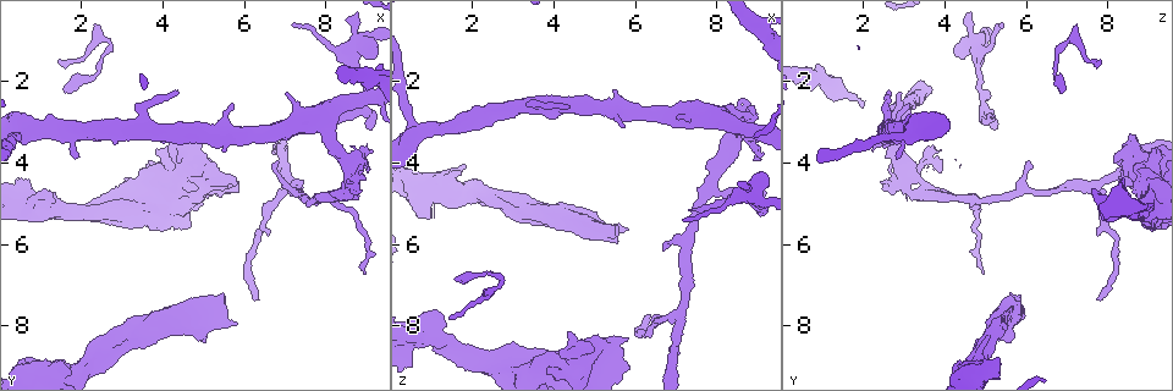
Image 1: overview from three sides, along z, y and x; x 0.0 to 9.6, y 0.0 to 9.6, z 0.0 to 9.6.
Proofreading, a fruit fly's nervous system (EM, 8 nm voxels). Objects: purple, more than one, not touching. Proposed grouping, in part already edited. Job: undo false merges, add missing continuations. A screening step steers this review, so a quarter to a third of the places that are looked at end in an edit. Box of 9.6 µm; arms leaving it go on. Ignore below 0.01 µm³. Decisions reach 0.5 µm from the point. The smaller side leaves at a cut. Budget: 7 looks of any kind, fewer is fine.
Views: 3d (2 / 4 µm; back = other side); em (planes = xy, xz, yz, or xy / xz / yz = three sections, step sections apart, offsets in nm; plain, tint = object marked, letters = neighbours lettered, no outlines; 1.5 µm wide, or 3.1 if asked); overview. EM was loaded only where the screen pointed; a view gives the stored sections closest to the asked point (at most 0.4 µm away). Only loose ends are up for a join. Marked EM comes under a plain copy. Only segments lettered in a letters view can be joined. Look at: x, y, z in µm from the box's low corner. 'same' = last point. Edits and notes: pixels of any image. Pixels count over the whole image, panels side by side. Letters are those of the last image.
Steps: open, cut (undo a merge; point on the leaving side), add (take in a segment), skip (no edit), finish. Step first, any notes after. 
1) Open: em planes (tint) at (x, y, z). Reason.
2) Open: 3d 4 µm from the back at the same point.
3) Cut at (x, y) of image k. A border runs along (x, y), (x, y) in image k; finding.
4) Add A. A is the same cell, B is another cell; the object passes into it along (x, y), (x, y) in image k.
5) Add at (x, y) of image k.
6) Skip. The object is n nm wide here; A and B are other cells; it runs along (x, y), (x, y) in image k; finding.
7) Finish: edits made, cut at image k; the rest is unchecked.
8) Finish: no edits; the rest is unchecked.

Open: em yz step 4 (tint) at (6.85, 4.00, 6.00). An open end.

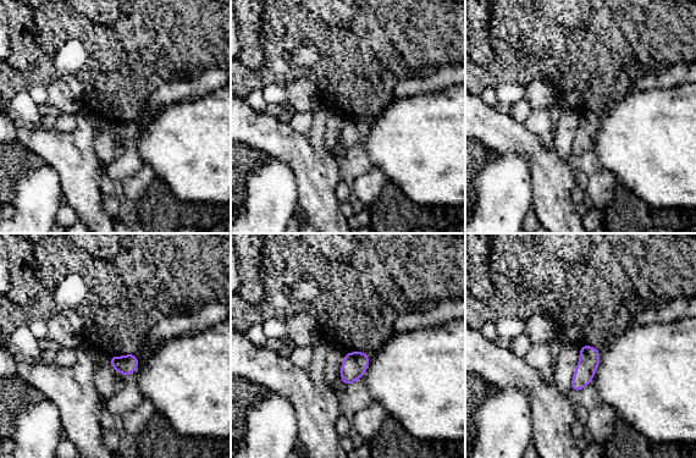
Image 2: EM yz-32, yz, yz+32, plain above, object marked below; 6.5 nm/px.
Open: em yz step 4 (letters) at the same point. See the neighbours.

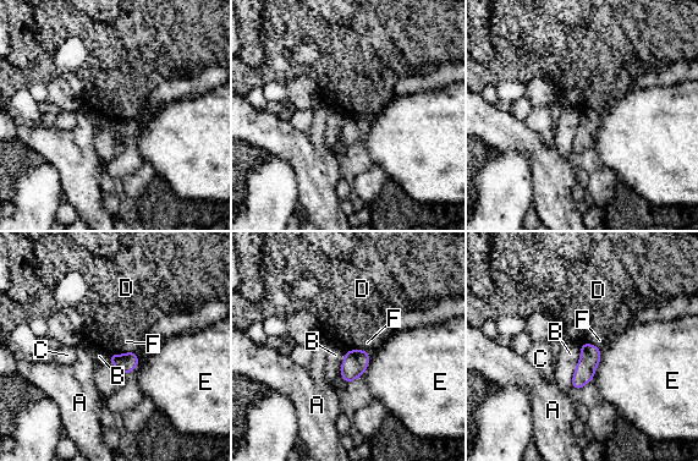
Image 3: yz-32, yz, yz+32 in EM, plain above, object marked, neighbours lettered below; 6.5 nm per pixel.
Skip. A, B, C, D, E and F are other cells; a border runs along (600, 349), (600, 361), (593, 378) in image 3; none of them fits.

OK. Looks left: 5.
Open: em planes (letters) at (7.15, 0.55, 5.45). Free end.

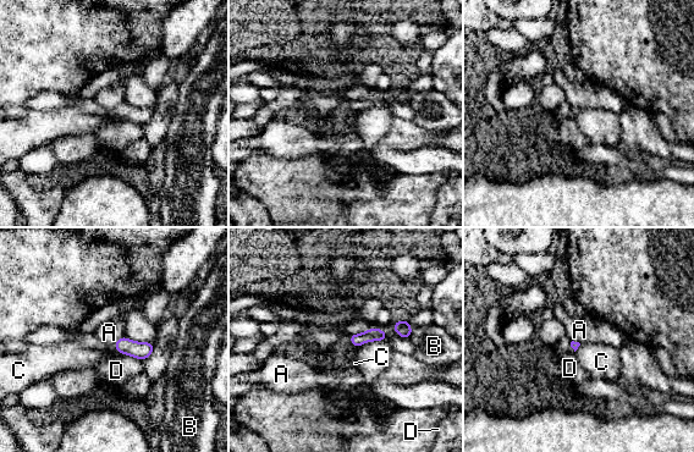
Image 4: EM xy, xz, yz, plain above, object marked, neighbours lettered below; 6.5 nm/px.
Skip. A, B, C and D are other cells; a border runs along (348, 335), (350, 341), (356, 346) in image 4; none of them fits.

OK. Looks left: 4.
Open: em planes (letters) at (1.55, 2.15, 6.85). Tapers out.

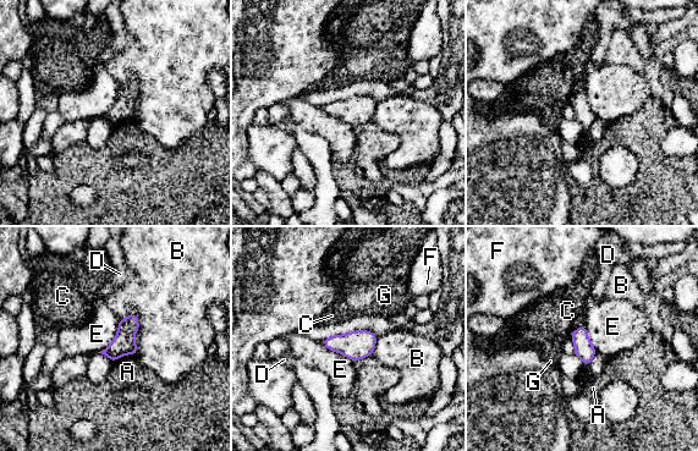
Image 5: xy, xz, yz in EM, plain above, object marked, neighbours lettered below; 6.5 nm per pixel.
Skip. A, B, C, D, E, F and G are other cells; a border runs along (120, 319), (114, 339), (97, 352) in image 5; no lettered segment goes on from it.

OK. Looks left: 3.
Finish: no edits; the rest is unchecked.

